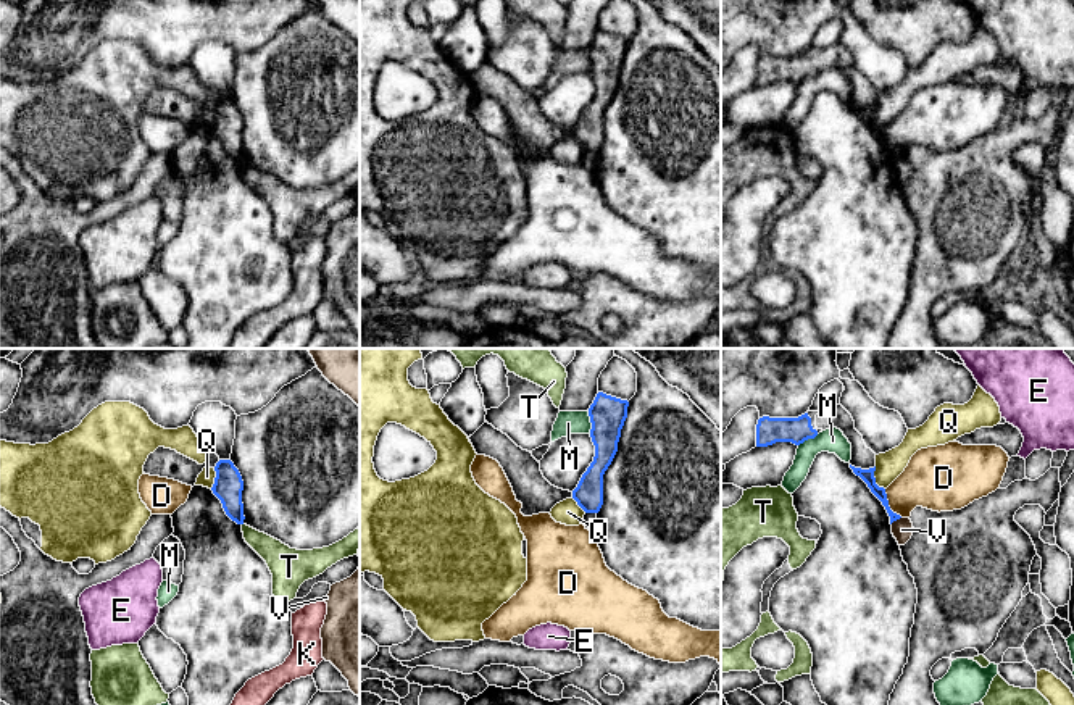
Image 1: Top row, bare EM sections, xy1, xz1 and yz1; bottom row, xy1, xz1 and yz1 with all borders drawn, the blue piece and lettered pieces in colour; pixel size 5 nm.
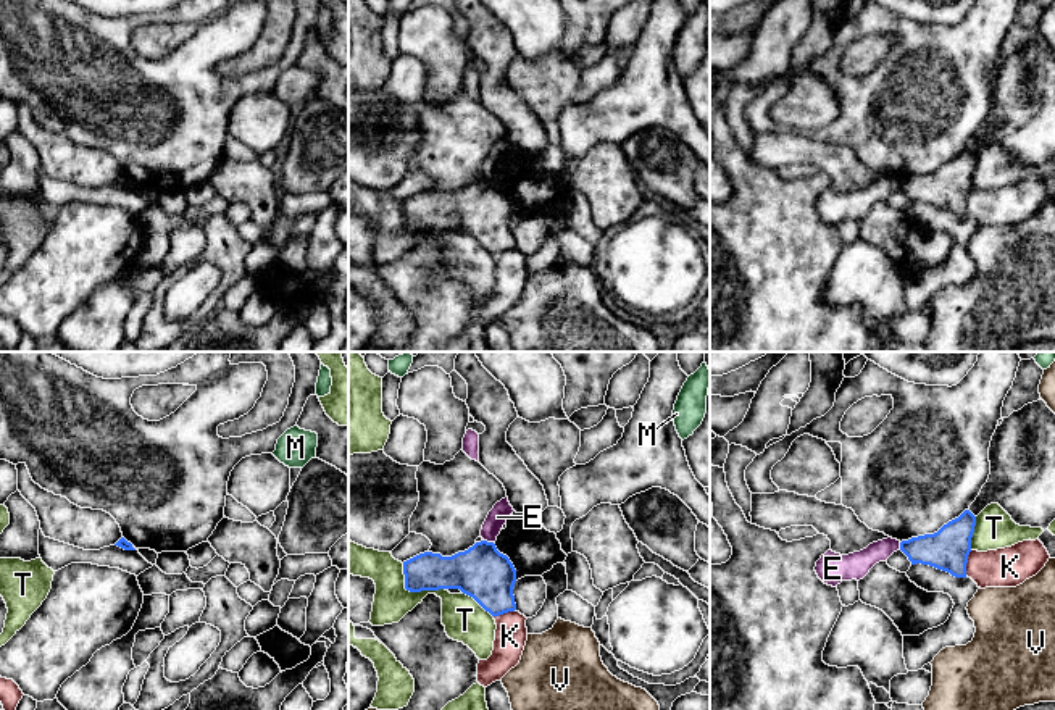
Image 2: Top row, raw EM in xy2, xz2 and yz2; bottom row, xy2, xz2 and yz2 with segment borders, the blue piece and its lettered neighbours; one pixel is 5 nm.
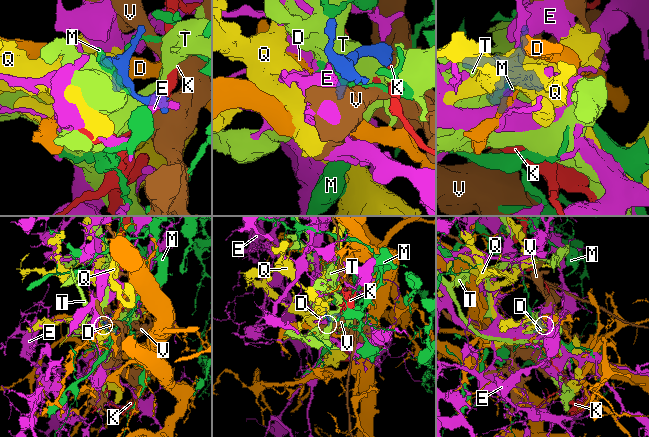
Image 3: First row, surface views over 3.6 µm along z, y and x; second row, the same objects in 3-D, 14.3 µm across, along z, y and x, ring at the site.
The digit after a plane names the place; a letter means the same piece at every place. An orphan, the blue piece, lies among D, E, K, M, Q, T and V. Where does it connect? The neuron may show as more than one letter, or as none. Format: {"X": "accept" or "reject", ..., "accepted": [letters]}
{"D": "reject", "E": "reject", "K": "reject", "M": "reject", "Q": "reject", "T": "reject", "V": "reject", "accepted": []}

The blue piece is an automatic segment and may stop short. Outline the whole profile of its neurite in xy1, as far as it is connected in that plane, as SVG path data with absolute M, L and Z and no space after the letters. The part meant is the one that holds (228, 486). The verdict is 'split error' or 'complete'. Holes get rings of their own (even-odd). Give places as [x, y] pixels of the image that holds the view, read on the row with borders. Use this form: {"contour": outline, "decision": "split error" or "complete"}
{"contour": "M219 460L214 471L213 494L221 500L226 515L237 524L244 524L244 481L239 469L231 460Z", "decision": "complete"}

